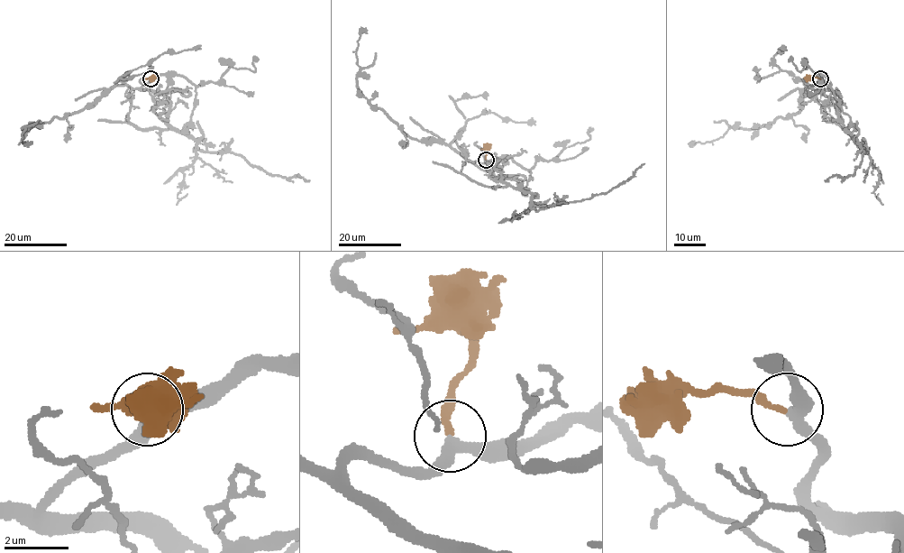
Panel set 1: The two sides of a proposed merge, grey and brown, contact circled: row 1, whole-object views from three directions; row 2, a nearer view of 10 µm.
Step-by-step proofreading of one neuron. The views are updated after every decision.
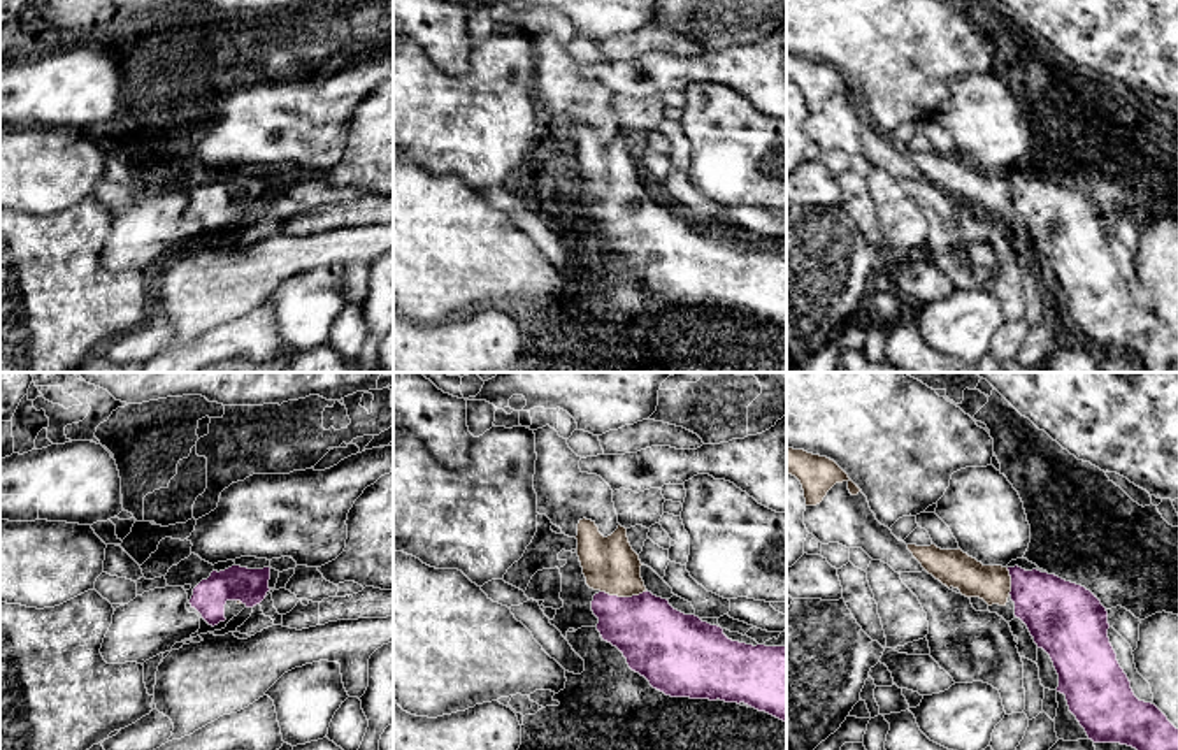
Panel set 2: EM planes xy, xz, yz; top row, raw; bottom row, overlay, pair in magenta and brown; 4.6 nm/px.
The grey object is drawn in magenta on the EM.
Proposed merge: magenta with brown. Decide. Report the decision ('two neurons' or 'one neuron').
one neuron

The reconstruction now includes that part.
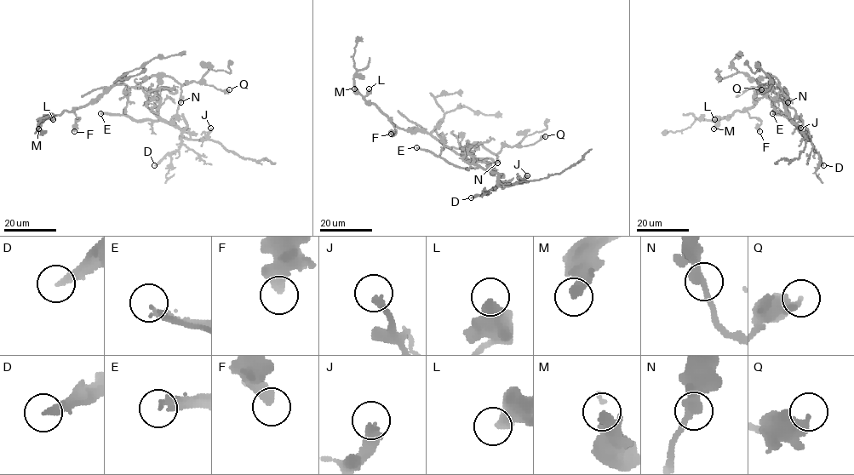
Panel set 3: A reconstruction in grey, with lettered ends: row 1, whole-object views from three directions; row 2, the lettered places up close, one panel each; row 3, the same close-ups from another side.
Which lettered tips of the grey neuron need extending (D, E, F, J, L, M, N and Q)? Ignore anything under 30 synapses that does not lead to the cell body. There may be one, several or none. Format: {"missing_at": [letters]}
{"missing_at": []}

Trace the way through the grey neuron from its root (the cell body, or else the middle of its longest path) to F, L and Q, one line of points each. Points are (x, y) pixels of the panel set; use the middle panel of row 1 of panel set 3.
F: (457, 154), (429, 134), (407, 131), (392, 122), (397, 131), (392, 136), (391, 134)
L: (457, 154), (429, 134), (398, 128), (364, 99), (369, 88)
Q: (457, 154), (452, 147), (481, 145), (497, 153), (506, 145), (526, 146), (545, 136)

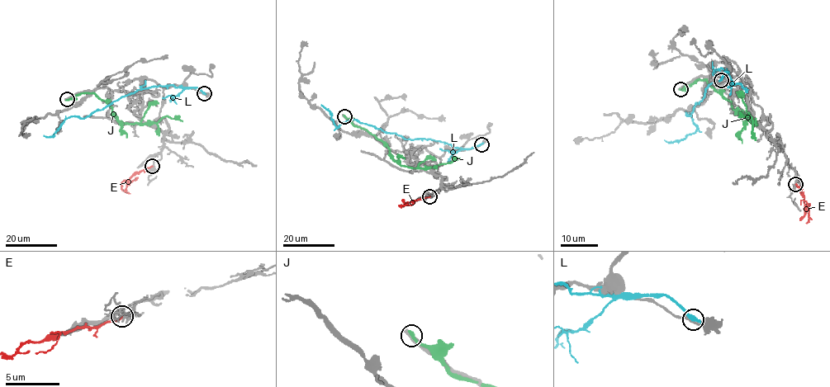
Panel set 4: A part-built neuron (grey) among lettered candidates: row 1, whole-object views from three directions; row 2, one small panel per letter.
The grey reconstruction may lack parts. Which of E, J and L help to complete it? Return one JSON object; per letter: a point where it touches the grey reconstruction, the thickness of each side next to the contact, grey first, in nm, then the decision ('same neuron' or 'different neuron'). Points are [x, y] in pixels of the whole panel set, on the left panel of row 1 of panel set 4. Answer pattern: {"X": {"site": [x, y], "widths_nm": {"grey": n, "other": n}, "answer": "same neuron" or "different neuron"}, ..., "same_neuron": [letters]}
{"E": {"site": [152, 166], "widths_nm": {"grey": 190, "other": 200}, "answer": "different neuron"}, "J": {"site": [67, 99], "widths_nm": {"grey": 440, "other": 400}, "answer": "different neuron"}, "L": {"site": [204, 93], "widths_nm": {"grey": 190, "other": 380}, "answer": "different neuron"}, "same_neuron": []}

